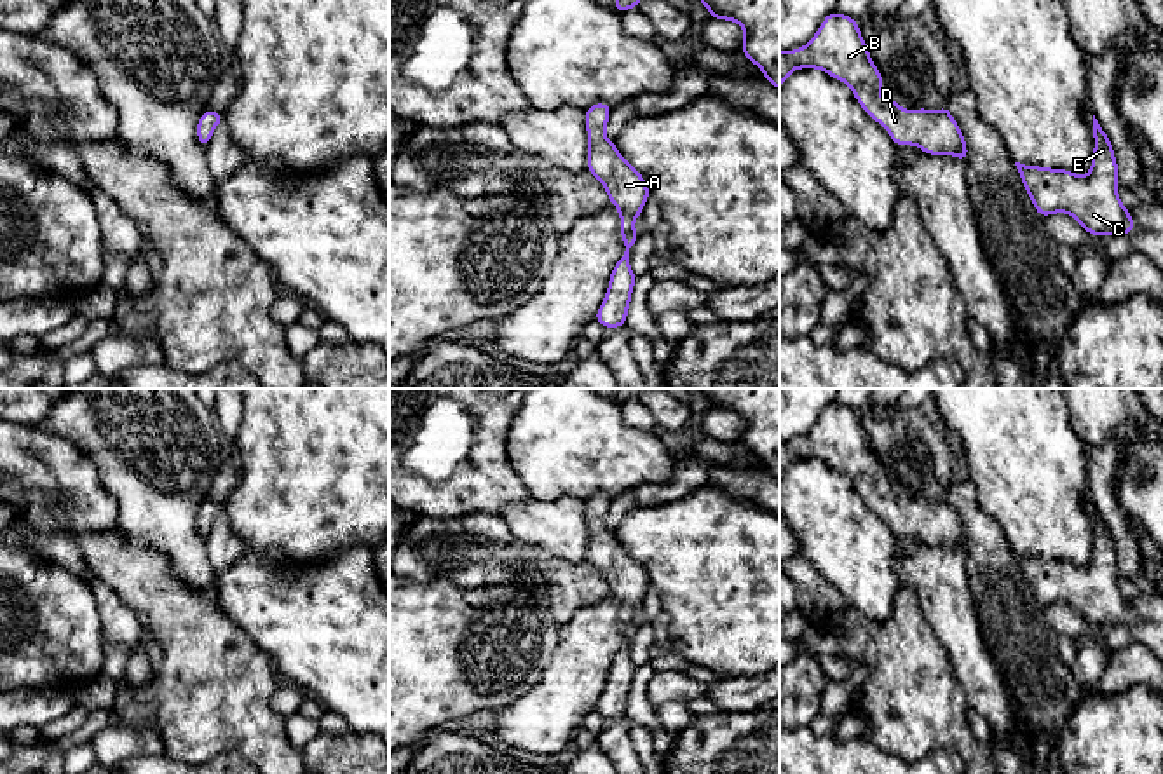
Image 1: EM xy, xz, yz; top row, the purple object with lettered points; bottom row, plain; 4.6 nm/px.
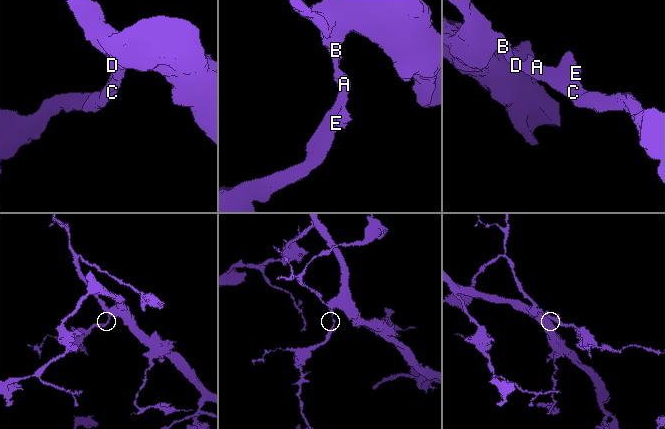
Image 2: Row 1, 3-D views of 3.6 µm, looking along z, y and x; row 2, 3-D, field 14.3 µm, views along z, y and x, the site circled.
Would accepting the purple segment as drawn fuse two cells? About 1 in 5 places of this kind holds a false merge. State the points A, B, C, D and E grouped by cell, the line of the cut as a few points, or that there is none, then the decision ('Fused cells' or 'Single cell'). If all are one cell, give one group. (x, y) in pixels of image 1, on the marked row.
Groups: A B C D E. No split. Single cell

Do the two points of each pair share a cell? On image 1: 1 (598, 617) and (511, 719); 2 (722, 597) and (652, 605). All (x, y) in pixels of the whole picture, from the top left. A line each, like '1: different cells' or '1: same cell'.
1: same cell
2: different cells

